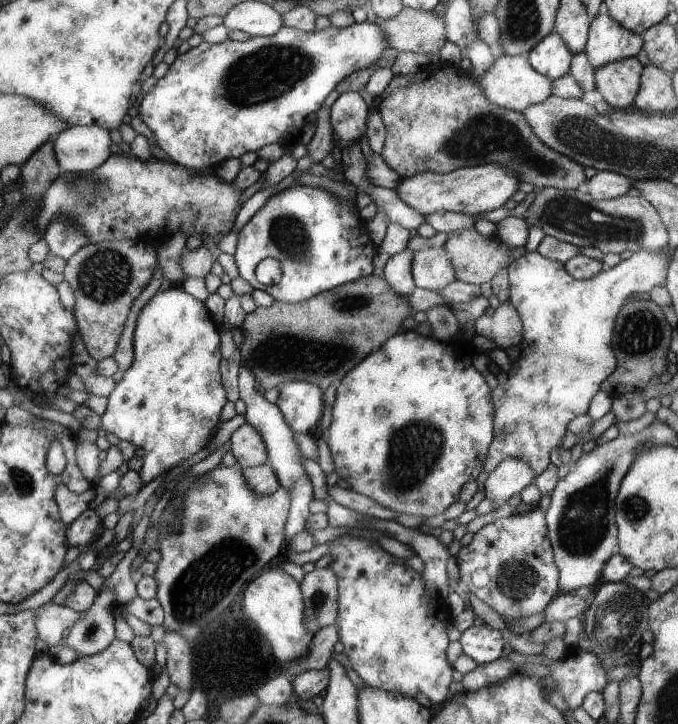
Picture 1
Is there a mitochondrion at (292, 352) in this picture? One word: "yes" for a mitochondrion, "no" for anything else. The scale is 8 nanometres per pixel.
yes

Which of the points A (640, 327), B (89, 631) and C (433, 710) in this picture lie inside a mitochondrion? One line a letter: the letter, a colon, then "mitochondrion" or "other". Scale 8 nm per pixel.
A: mitochondrion
B: mitochondrion
C: other

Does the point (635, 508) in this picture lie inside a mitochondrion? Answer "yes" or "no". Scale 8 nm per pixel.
yes

